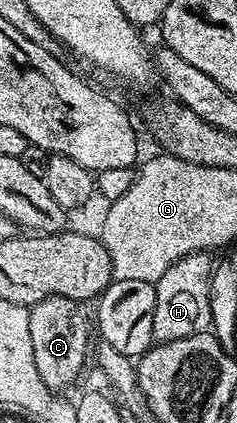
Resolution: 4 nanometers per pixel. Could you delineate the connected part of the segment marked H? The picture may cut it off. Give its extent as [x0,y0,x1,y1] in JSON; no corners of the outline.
[153,253,214,342]

